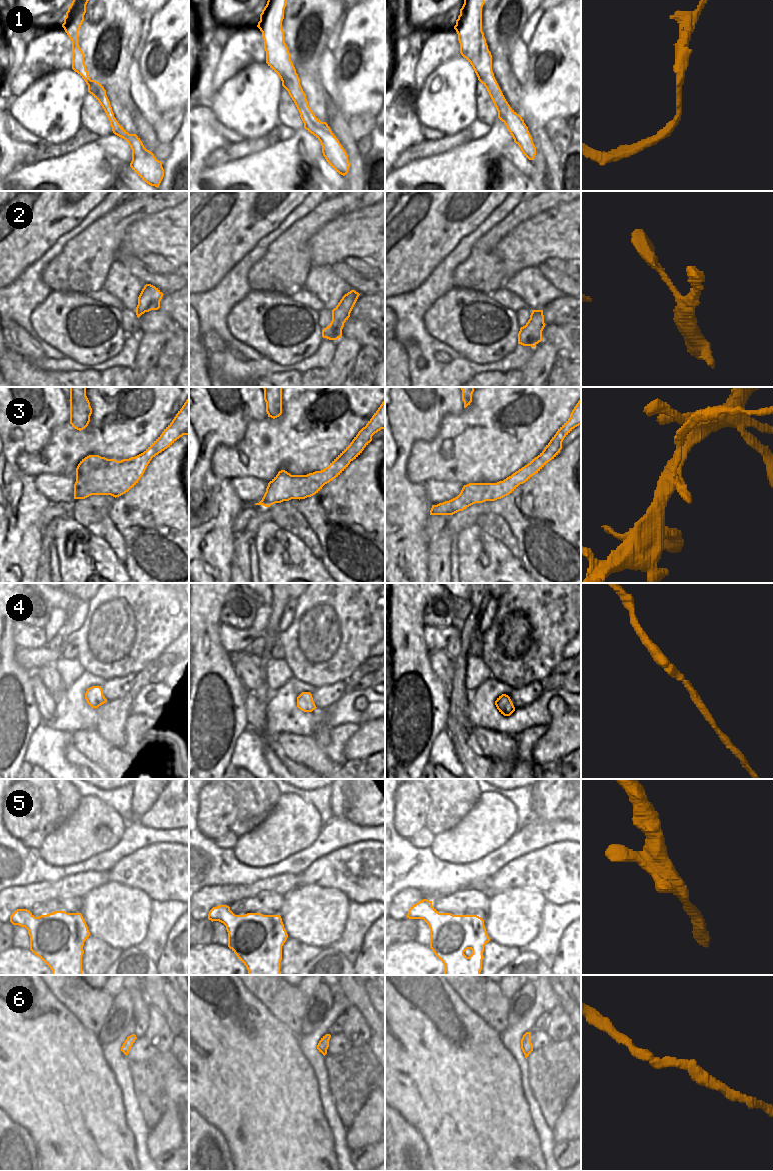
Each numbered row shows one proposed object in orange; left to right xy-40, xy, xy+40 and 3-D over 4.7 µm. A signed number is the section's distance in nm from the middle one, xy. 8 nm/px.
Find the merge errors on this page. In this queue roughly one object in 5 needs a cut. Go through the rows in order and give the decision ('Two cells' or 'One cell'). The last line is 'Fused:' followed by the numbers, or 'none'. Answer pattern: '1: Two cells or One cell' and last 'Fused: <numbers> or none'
1: One cell
2: One cell
3: Two cells
4: One cell
5: One cell
6: One cell
Fused: 3

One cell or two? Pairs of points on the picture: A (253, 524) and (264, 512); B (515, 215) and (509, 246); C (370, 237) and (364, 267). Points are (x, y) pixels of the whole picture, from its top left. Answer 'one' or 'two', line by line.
A: one
B: two
C: two

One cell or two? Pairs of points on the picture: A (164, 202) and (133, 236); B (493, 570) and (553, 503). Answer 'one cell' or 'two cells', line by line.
A: two cells
B: two cells

